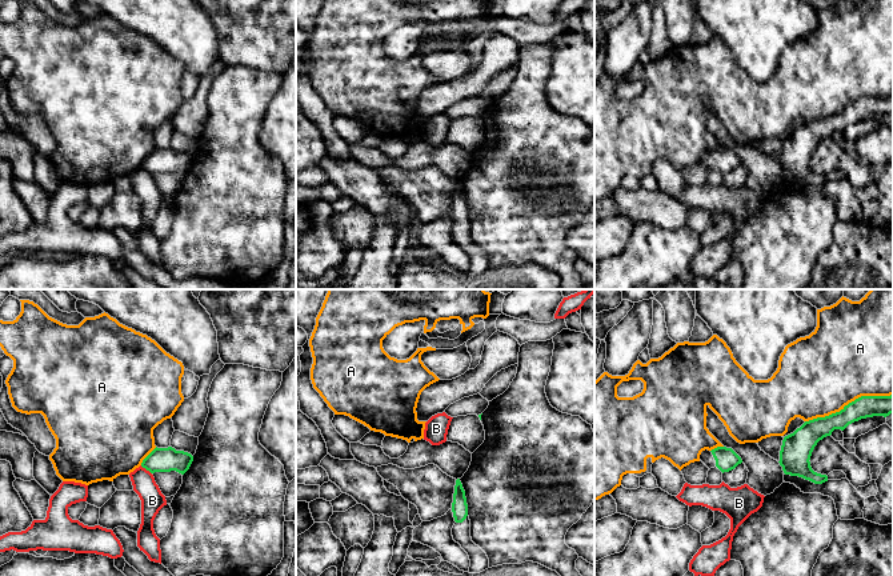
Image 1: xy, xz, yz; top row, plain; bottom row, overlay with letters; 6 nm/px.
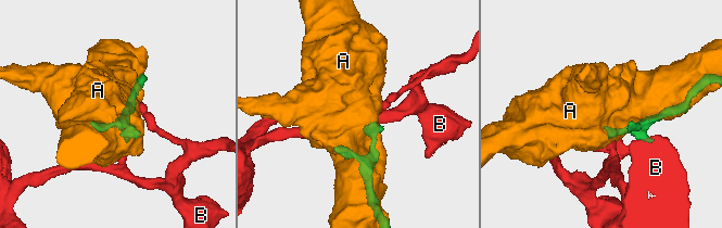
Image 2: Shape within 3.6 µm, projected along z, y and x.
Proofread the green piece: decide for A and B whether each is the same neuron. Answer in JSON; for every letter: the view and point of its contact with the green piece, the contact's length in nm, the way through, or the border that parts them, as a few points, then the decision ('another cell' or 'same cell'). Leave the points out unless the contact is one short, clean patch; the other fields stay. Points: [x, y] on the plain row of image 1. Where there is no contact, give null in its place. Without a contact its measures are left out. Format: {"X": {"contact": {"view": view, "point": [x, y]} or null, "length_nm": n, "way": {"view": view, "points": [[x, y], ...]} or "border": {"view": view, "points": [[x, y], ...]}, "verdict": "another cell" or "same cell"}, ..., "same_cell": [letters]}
{"A": {"contact": {"view": "yz", "point": [849, 104]}, "length_nm": 550, "verdict": "another cell"}, "B": {"contact": {"view": "xy", "point": [145, 170]}, "length_nm": 90, "way": {"view": "xy", "points": [[168, 160], [153, 163], [145, 170], [145, 188], [152, 202]]}, "verdict": "same cell"}, "same_cell": ["B"]}

